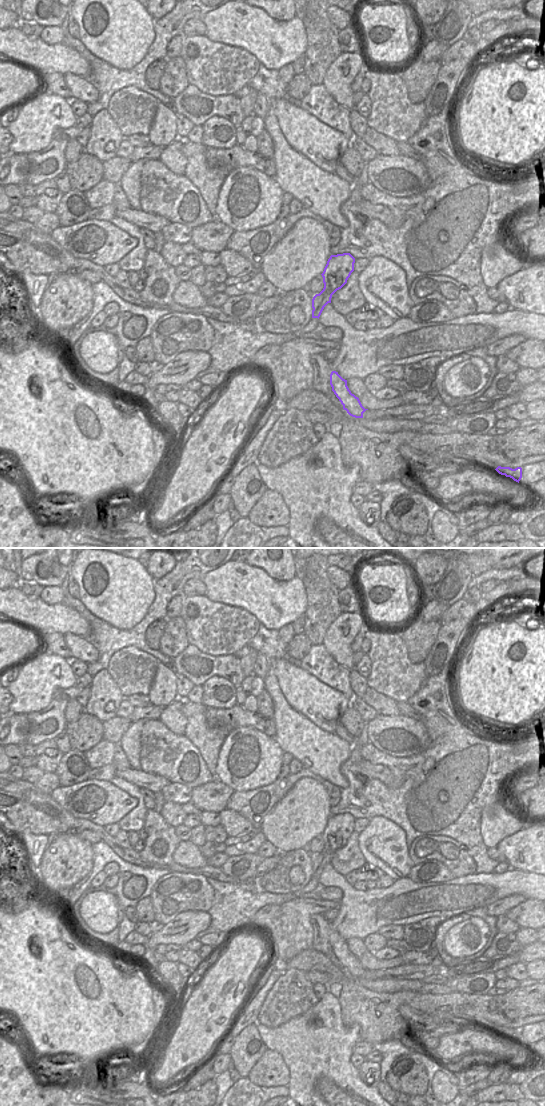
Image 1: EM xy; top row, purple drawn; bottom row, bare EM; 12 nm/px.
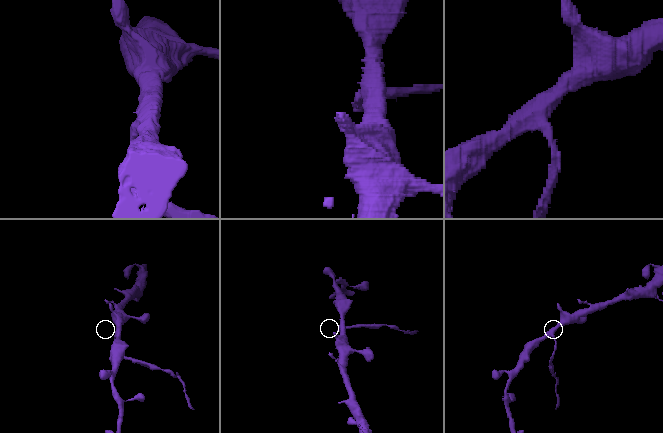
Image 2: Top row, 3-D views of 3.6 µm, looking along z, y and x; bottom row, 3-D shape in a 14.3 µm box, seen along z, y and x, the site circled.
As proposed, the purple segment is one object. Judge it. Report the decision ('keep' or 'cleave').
cleave

